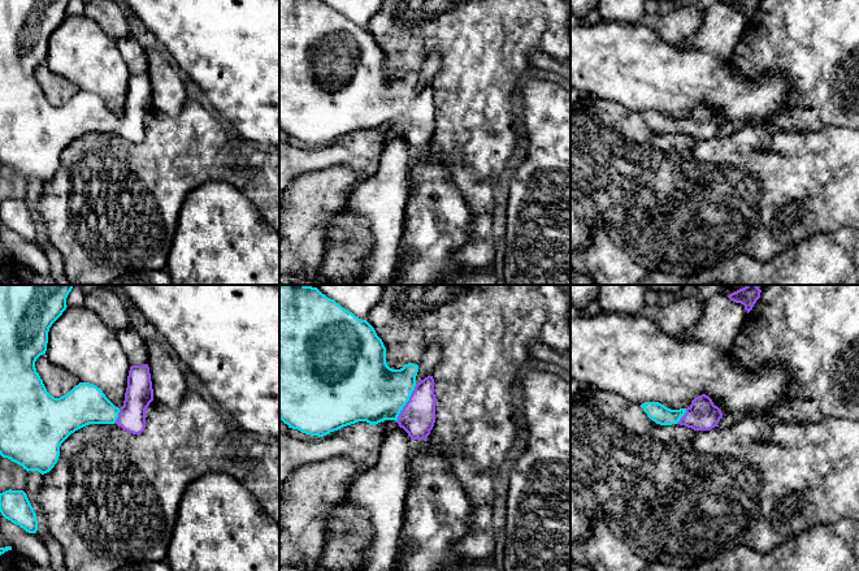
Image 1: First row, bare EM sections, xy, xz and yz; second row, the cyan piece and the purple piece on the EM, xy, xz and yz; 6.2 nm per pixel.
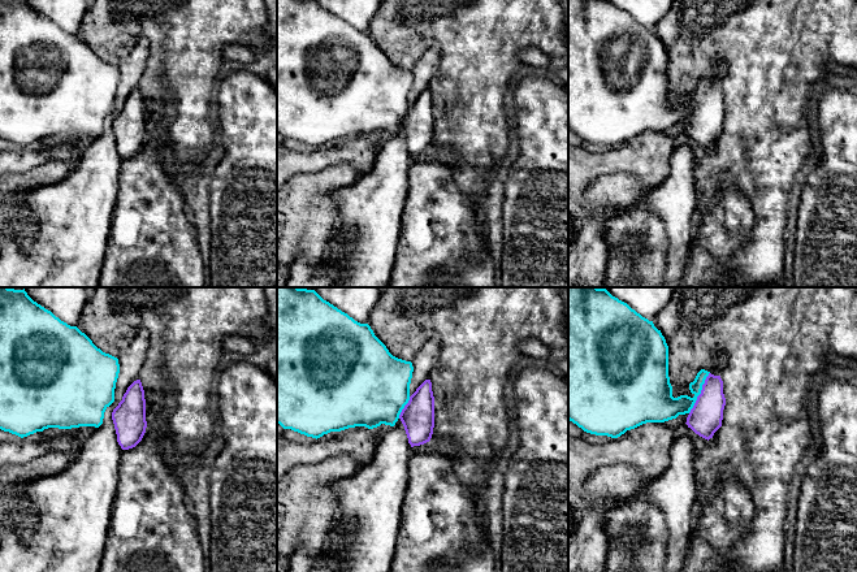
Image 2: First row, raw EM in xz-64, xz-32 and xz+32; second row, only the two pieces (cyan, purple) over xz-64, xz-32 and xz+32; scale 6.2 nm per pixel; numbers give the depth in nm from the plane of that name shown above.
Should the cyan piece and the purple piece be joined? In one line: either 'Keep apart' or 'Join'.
Join

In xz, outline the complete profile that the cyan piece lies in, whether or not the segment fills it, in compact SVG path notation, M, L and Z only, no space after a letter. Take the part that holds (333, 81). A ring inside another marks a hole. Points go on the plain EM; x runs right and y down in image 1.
M279 0L279 127L288 137L298 138L305 143L324 146L357 130L366 130L374 134L385 129L395 129L412 148L426 148L435 131L437 107L434 103L434 87L428 85L417 91L417 81L418 74L413 72L404 73L400 78L390 77L386 72L386 56L374 36L366 29L359 27L321 0Z

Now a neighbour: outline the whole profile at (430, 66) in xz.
M437 52L429 53L420 69L416 92L433 83L435 74L441 70L441 56Z

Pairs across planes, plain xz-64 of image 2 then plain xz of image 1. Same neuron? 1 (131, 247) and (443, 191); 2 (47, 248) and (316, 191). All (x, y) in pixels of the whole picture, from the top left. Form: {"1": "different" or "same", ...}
{"1": "same", "2": "different"}

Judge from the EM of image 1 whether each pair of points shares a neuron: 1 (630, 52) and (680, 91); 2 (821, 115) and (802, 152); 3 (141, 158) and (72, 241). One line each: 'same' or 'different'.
1: same
2: different
3: same

